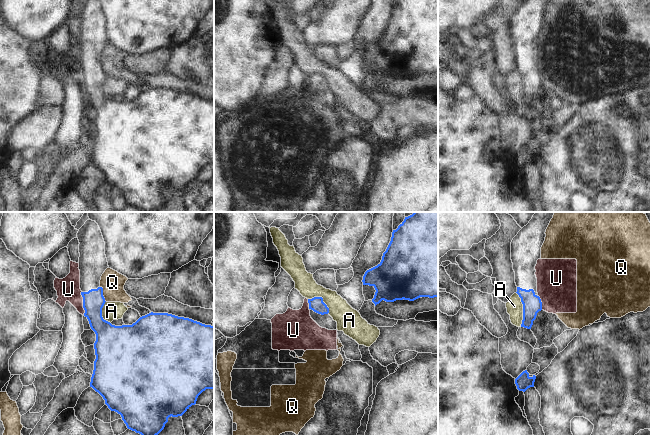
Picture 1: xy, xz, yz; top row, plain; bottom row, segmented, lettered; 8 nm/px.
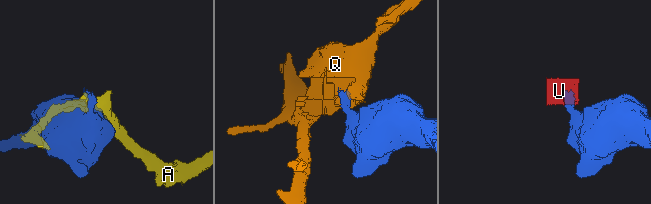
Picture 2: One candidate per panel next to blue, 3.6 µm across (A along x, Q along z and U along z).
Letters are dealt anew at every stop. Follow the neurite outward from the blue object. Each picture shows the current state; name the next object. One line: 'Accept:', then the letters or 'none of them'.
Accept: none of them

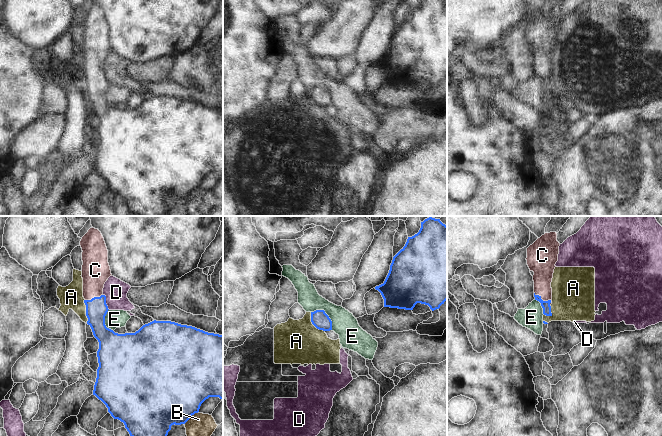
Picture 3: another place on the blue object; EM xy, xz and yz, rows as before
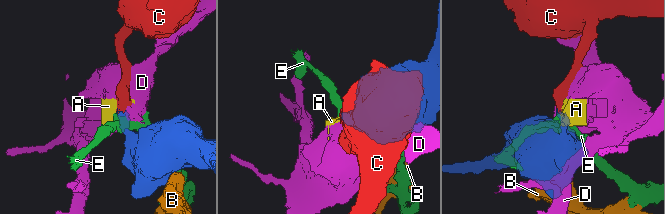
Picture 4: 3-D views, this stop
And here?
Accept: C

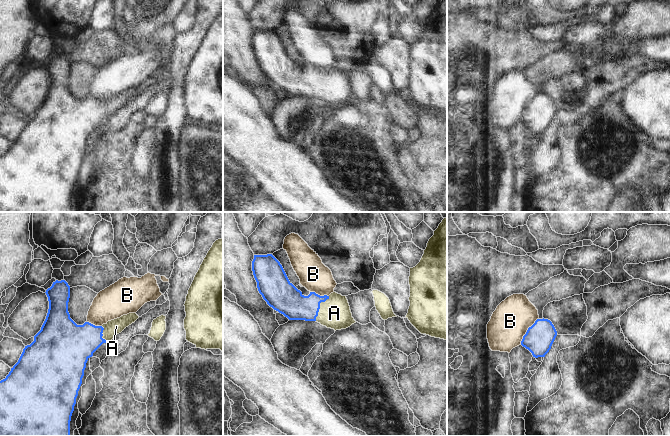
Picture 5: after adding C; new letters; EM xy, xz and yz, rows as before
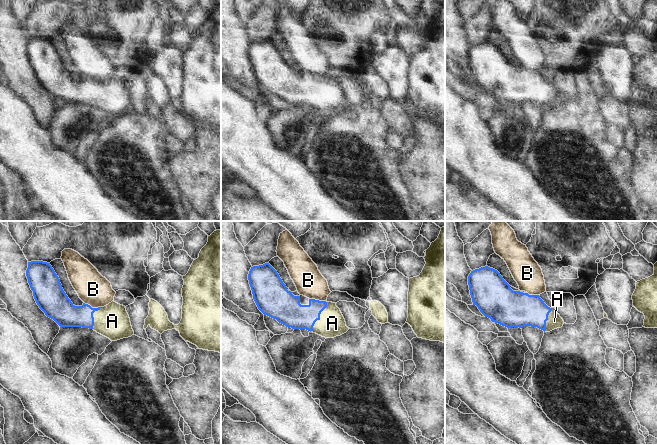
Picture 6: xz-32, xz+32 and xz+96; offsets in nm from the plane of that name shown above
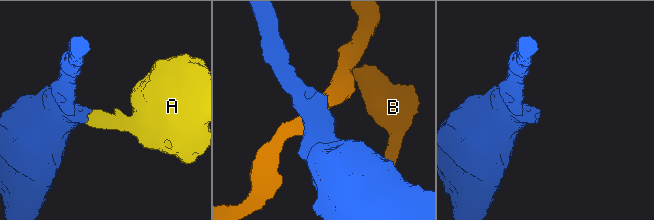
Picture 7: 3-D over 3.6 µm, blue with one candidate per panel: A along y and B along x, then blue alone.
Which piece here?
Accept: A

